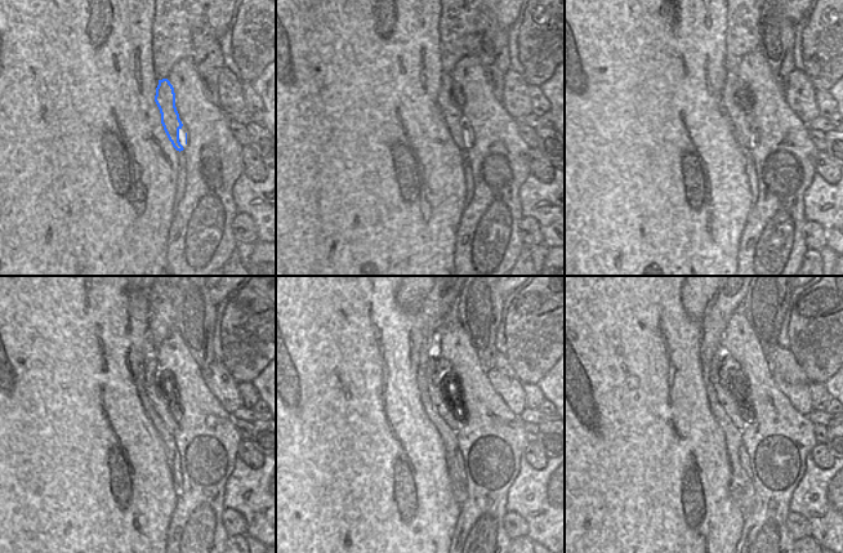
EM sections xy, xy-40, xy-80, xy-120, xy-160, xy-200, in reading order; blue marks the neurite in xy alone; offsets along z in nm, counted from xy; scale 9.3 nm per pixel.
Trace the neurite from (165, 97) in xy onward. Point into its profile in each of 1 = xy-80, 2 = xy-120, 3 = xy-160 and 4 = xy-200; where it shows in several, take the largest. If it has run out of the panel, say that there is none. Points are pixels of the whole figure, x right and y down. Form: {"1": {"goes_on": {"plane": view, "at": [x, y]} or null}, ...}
{"1": {"goes_on": {"plane": "xy-80", "at": [739, 119]}}, "2": {"goes_on": {"plane": "xy-120", "at": [151, 400]}}, "3": {"goes_on": {"plane": "xy-160", "at": [454, 420]}}, "4": {"goes_on": {"plane": "xy-200", "at": [740, 418]}}}

